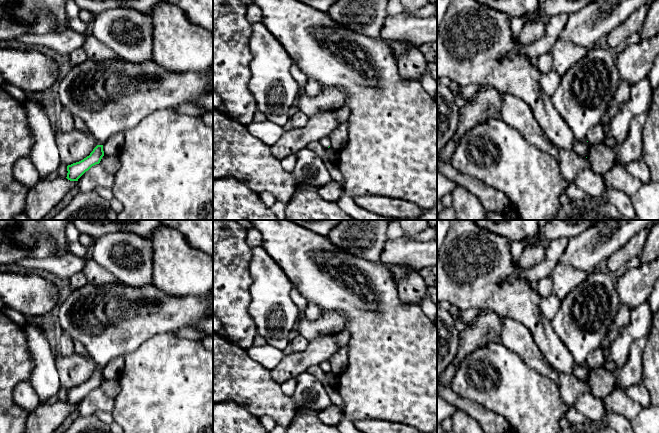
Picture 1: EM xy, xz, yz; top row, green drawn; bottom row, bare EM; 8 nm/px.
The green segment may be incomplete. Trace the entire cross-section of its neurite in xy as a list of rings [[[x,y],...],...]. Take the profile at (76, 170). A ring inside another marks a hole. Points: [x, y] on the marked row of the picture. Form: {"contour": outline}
{"contour": [[[122,58],[106,61],[94,61],[87,59],[83,63],[73,66],[70,72],[57,82],[57,101],[62,108],[69,111],[73,117],[81,118],[87,128],[97,140],[97,146],[89,156],[83,160],[67,166],[67,179],[78,179],[92,166],[99,164],[104,156],[103,145],[109,137],[115,133],[123,133],[129,128],[135,127],[147,115],[161,109],[173,109],[174,107],[191,104],[198,98],[213,93],[213,70],[201,72],[187,72],[178,74],[173,71],[163,70],[153,60],[134,63],[127,62]]]}

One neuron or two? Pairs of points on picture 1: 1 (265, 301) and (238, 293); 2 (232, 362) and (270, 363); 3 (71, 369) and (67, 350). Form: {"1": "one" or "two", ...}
{"1": "two", "2": "two", "3": "two"}

